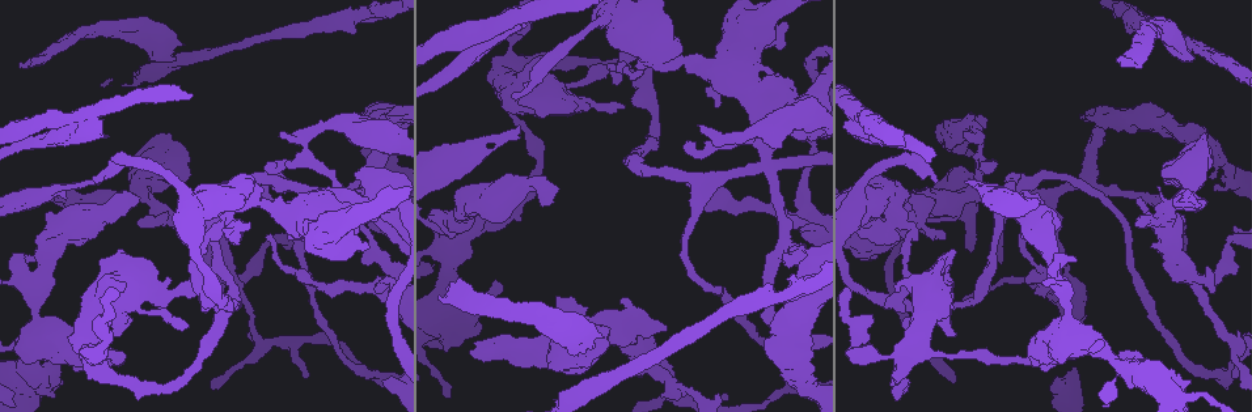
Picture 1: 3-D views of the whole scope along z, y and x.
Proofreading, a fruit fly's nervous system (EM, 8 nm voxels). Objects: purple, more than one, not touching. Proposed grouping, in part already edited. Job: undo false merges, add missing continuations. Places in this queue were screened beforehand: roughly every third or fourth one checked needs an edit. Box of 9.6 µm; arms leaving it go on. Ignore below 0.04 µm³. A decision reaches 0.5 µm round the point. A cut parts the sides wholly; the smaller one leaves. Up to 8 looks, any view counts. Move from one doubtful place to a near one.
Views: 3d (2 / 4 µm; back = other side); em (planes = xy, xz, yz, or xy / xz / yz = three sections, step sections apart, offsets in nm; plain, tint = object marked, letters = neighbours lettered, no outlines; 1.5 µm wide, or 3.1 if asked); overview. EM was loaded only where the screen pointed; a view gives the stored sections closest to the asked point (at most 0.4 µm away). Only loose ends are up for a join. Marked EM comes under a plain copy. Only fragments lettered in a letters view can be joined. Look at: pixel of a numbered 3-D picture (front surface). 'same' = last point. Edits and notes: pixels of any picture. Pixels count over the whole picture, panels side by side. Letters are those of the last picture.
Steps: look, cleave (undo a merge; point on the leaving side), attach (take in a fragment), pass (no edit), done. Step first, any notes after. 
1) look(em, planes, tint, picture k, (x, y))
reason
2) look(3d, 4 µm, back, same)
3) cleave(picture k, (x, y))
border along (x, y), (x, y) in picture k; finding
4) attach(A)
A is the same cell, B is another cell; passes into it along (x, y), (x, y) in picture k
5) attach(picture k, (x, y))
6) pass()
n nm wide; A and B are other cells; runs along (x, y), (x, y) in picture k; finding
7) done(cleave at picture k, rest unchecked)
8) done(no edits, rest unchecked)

look(em, xy, step 4, tint, picture 1, (49, 190))
sudden change in width

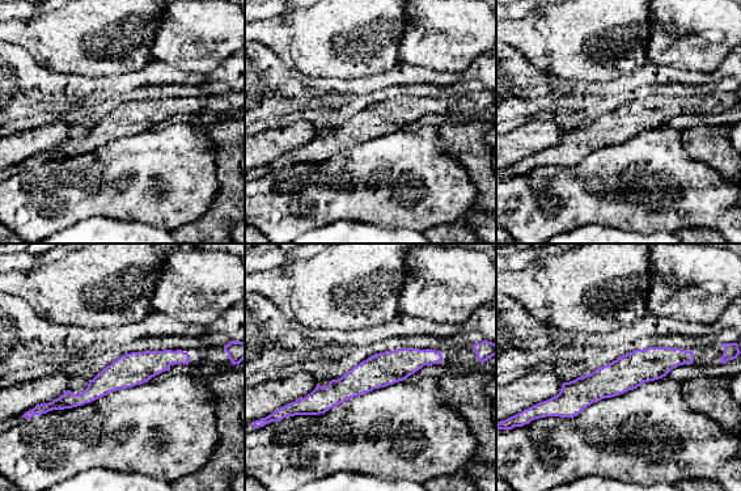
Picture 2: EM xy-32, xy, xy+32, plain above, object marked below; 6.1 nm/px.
look(em, planes, tint, same)

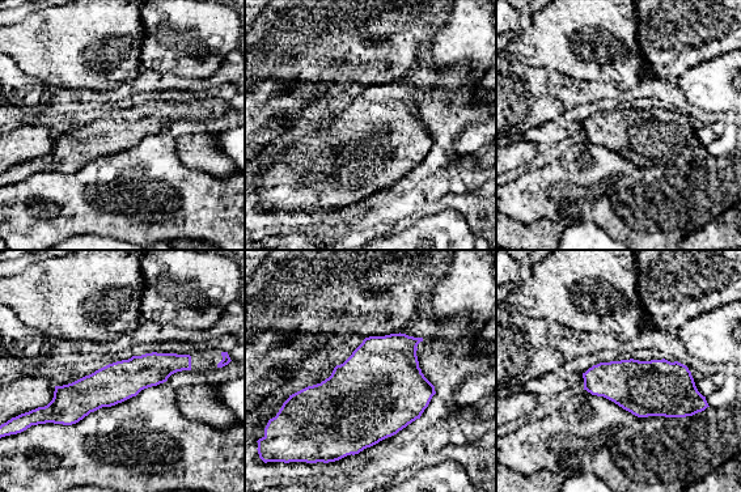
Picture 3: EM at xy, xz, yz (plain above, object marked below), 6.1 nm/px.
look(em, planes, letters, same)

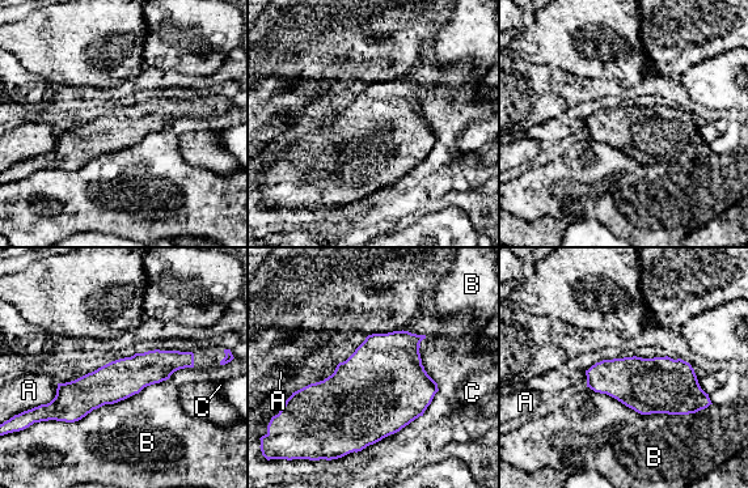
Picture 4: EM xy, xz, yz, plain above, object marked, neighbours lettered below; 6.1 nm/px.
pass()
240 nm wide; B touches over 800 nm; A, B and C are other cells; all the same neuron

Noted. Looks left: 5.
look(em, planes, letters, picture 1, (174, 60))
thick end

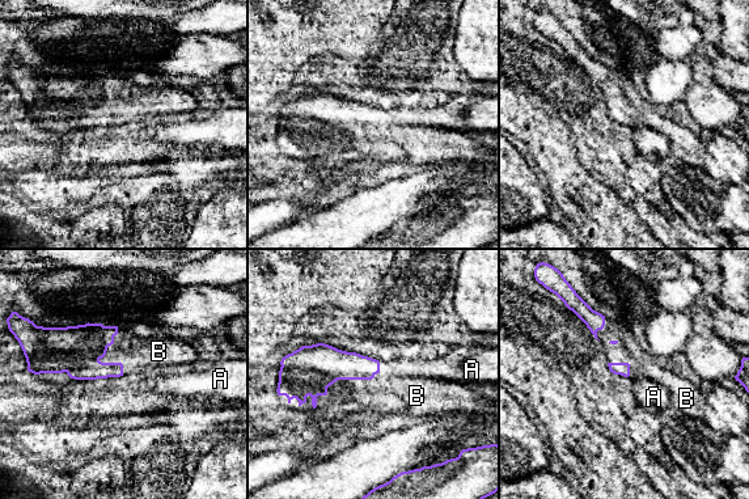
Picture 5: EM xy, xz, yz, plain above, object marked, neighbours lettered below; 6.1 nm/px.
attach(B)
B is the same cell, A is another cell; passes into it along (309, 371), (325, 394), (346, 398) in picture 5; it goes on there

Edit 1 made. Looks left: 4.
look(3d, 4 µm, picture 1, (381, 381))
stops while still wide

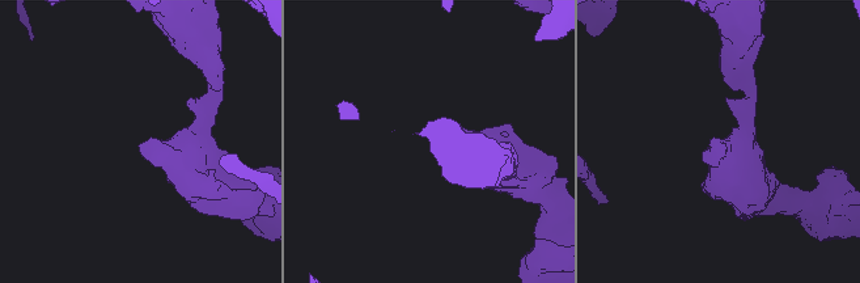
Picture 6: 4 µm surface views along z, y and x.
look(em, xz, step 8, tint, picture 6, (141, 146))
shape alone is not enough

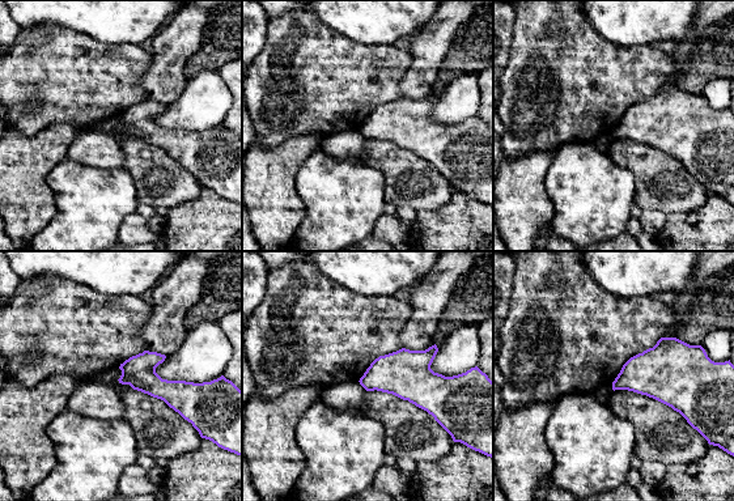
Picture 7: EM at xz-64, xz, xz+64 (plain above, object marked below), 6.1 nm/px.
look(em, xy, step 4, letters, same)
another direction

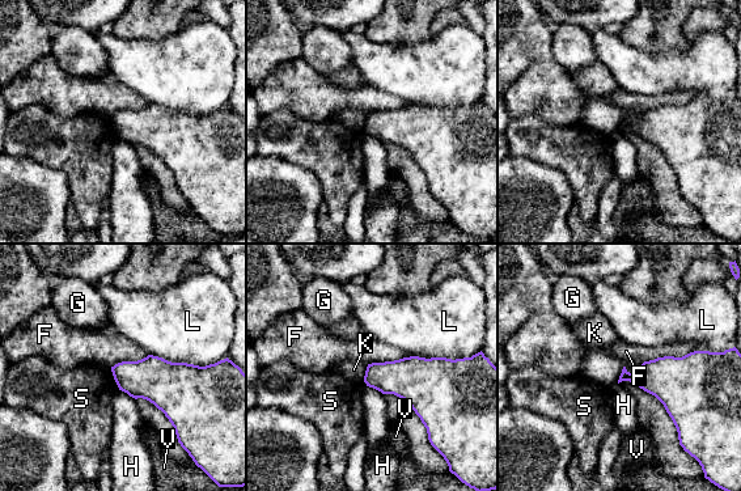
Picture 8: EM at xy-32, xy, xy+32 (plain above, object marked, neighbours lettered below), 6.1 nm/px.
pass()
F, G, H, K, L, S and V are other cells; border along (110, 368), (119, 389) in picture 8; none of them fits

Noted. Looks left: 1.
done(attach at picture 5, rest unchecked)

